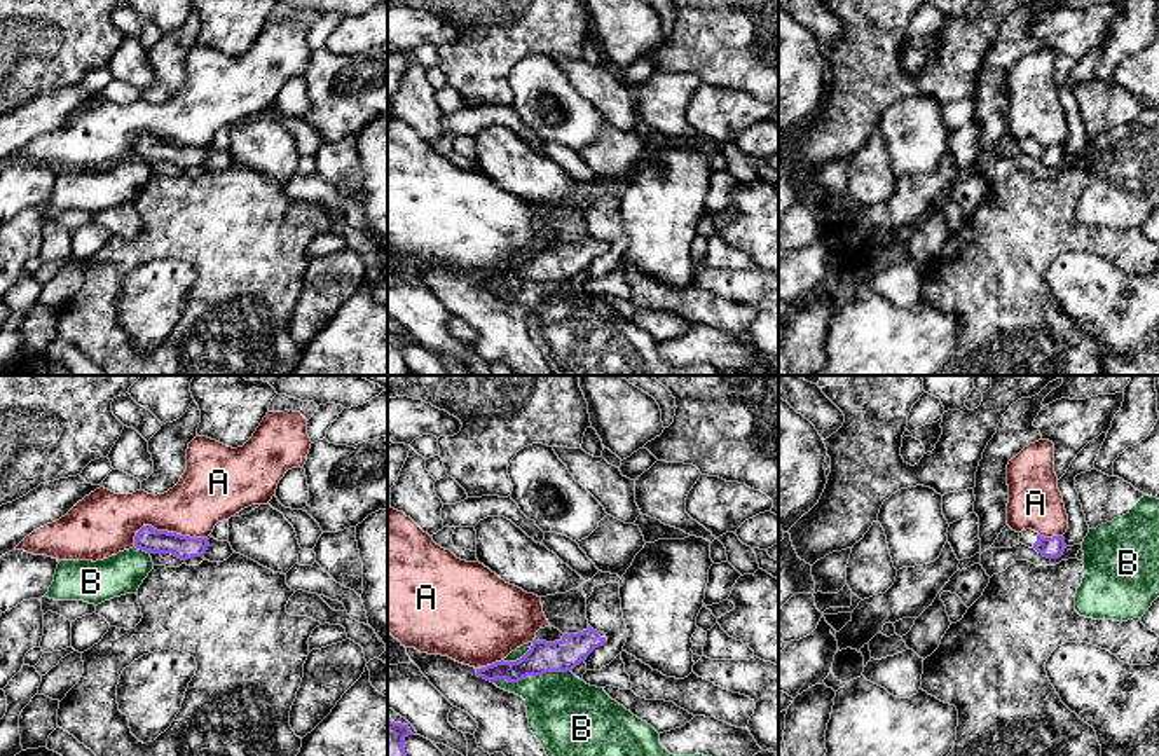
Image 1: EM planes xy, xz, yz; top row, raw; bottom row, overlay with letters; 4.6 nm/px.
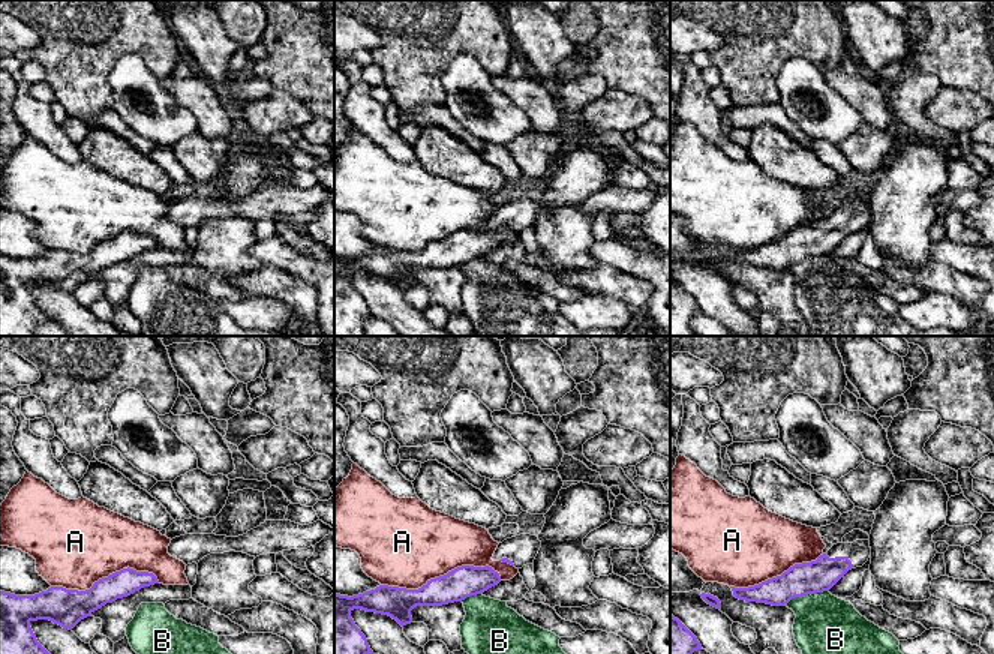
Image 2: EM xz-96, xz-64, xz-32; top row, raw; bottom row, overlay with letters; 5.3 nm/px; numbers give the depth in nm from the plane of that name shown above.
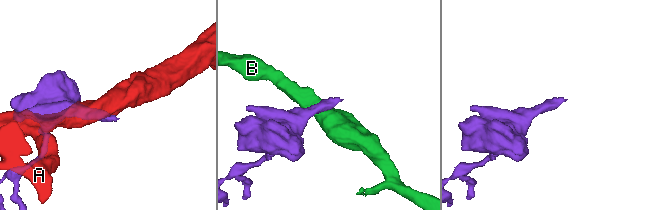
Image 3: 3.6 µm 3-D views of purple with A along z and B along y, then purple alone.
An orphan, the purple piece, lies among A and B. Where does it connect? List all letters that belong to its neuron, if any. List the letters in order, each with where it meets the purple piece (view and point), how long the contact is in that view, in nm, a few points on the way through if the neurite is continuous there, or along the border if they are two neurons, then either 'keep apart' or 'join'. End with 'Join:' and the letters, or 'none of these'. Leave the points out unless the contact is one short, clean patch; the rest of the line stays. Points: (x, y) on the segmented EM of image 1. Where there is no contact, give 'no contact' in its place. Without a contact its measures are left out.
A: xy (164, 531) | 340 nm | keep apart
B: xz (531, 674) | 360 nm | along xz (569, 669), (528, 674), (517, 681), (493, 681) | keep apart
Join: none of these

